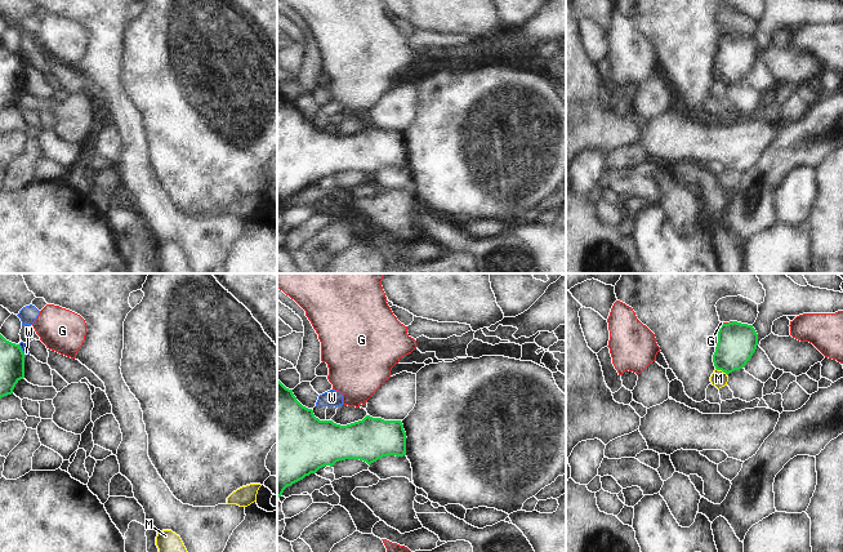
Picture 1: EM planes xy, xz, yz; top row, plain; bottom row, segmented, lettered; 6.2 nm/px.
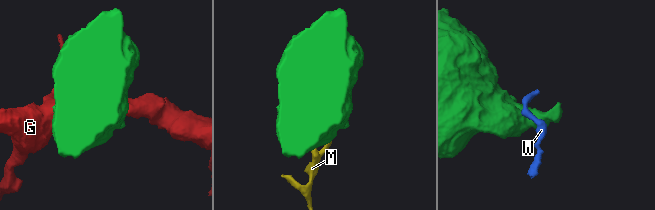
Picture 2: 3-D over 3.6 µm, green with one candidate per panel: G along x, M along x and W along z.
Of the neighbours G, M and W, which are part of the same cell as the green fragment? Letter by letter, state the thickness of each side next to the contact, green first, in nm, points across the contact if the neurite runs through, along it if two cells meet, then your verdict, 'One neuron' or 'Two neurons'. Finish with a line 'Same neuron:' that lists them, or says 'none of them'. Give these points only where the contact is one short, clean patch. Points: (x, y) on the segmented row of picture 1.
G: Thickness 240 nm (green) against 20 nm. Boundary: yz (732, 321), (721, 324). Two neurons
M: Thickness 240 nm (green) against 100 nm. Boundary: yz (716, 368), (727, 374). Two neurons
W: Thickness 160 nm (green) against 40 nm. Boundary: xy (18, 344), (25, 356). Two neurons
Same neuron: none of them

